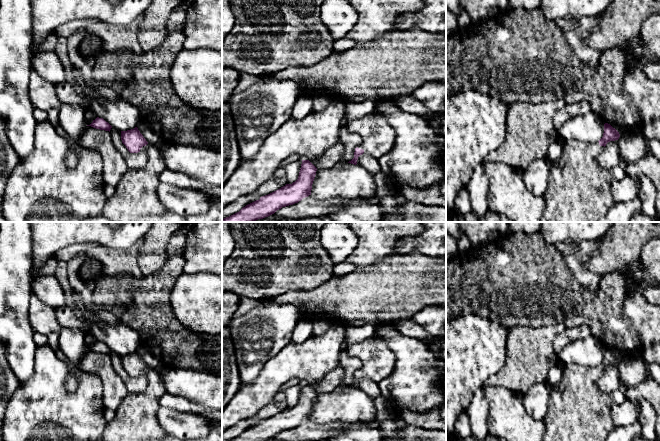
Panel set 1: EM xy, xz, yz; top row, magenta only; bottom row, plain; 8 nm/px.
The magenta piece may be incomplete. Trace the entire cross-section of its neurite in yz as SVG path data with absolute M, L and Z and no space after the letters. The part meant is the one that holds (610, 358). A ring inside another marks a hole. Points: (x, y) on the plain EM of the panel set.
M604 348L603 361L594 367L583 367L575 363L564 364L560 382L550 386L549 408L544 418L545 436L542 441L603 441L614 429L611 417L611 396L597 385L610 365L618 364L619 356L610 348Z

